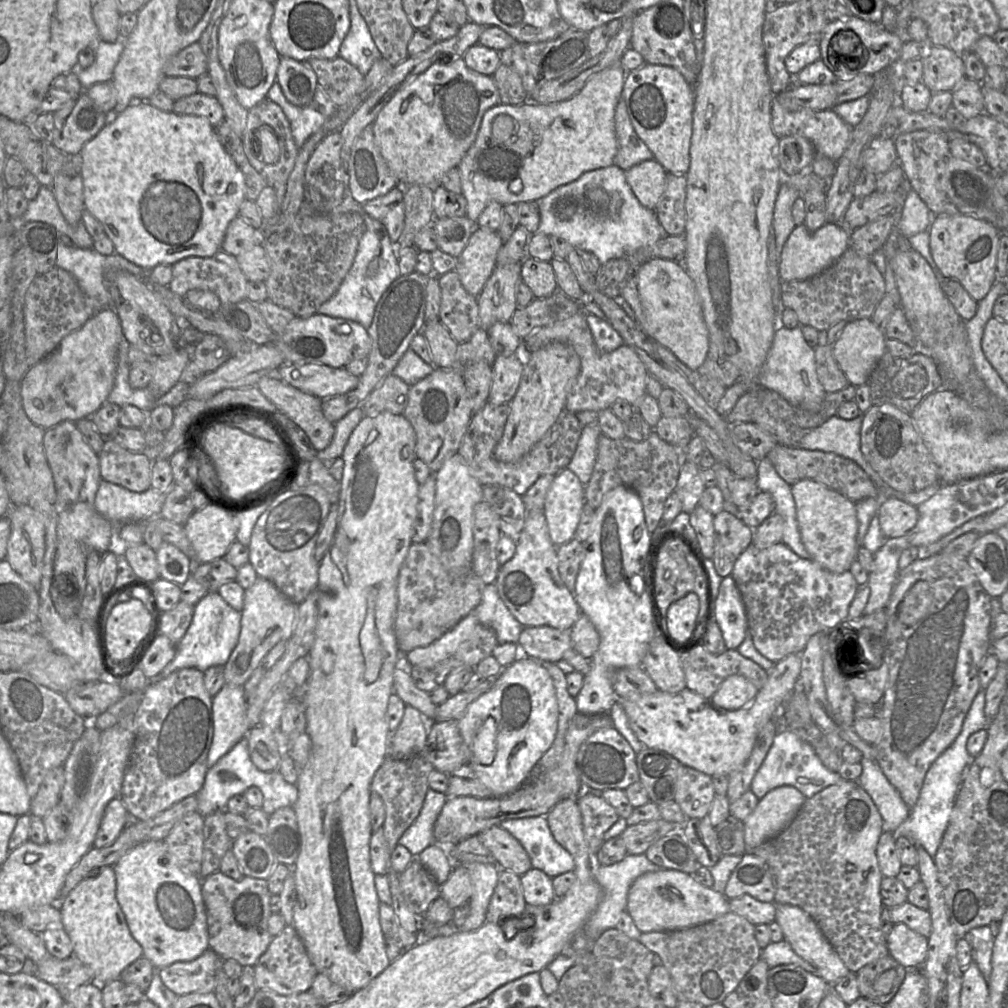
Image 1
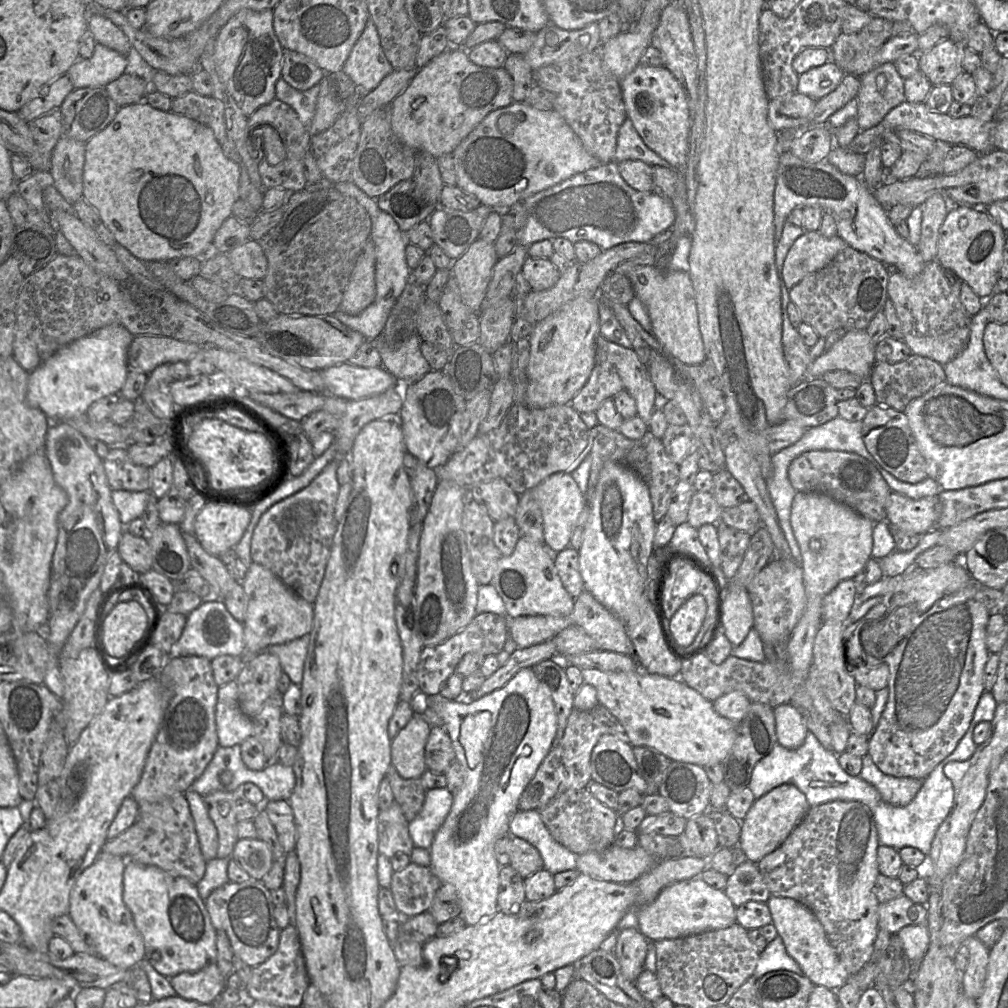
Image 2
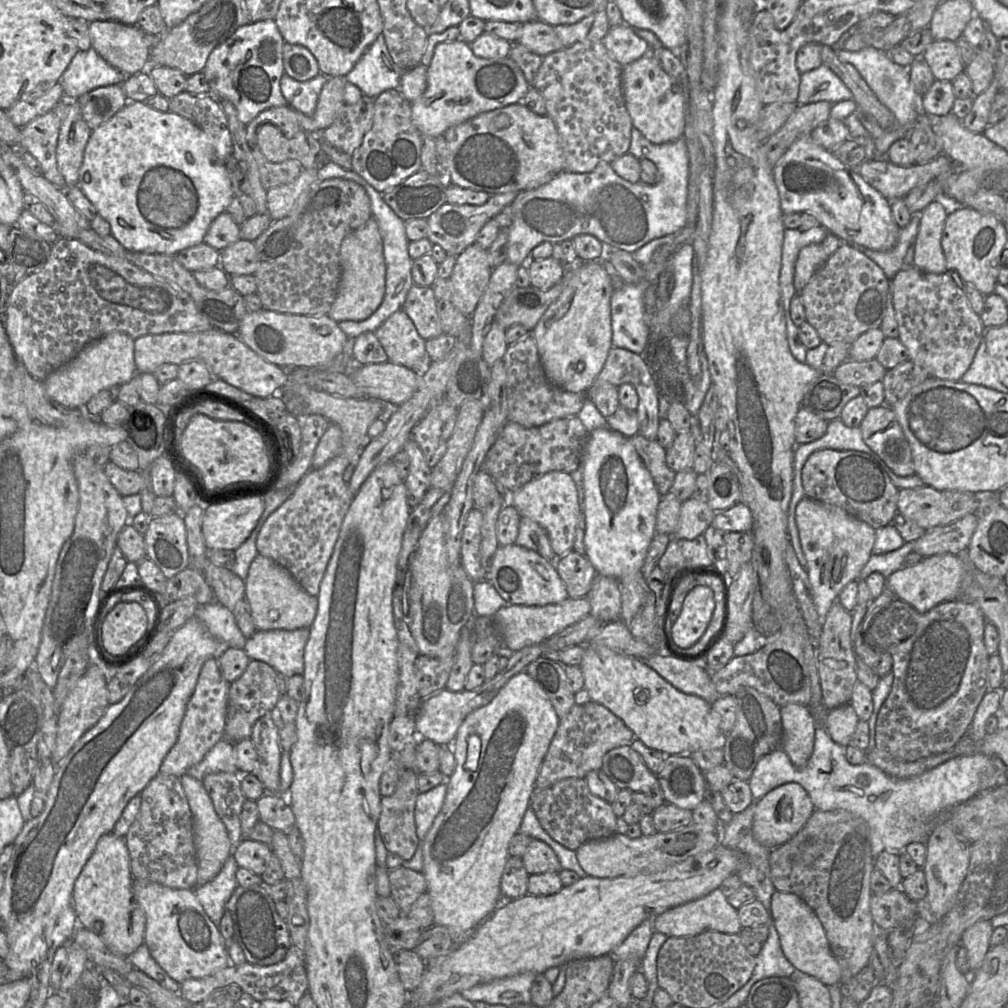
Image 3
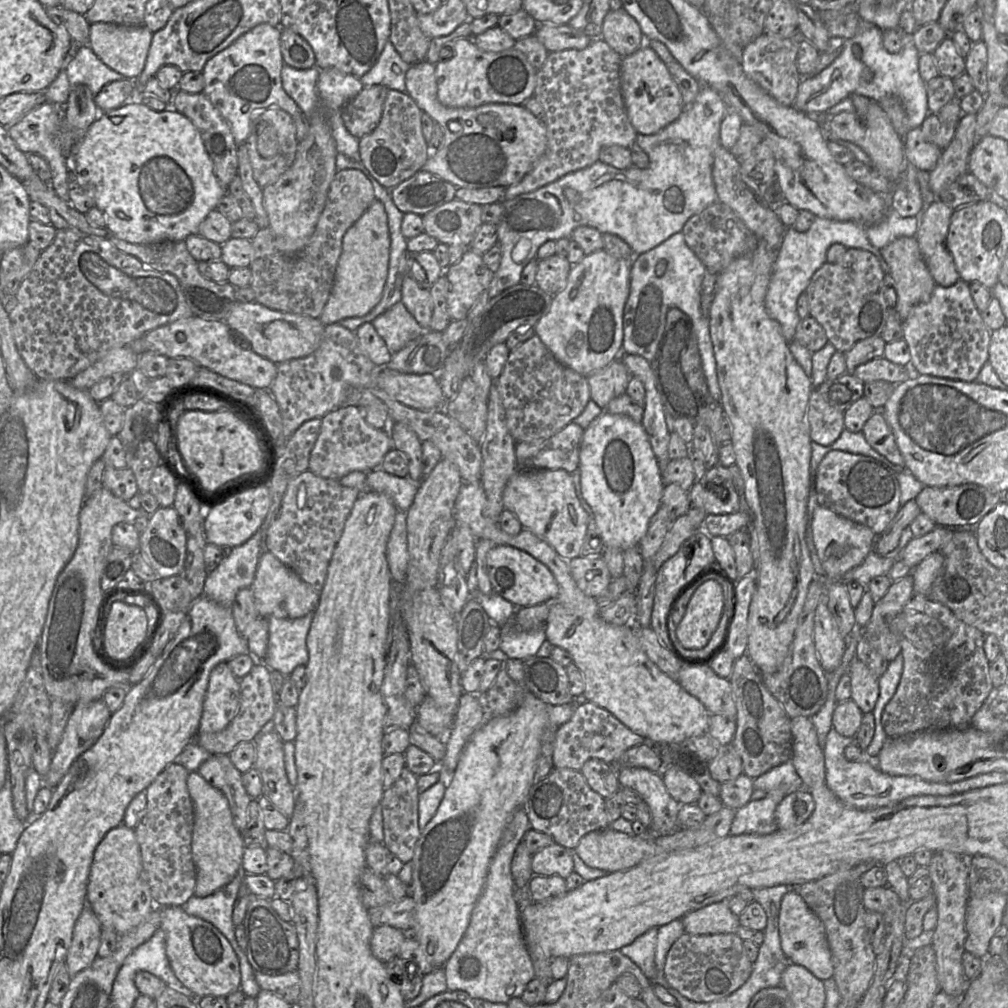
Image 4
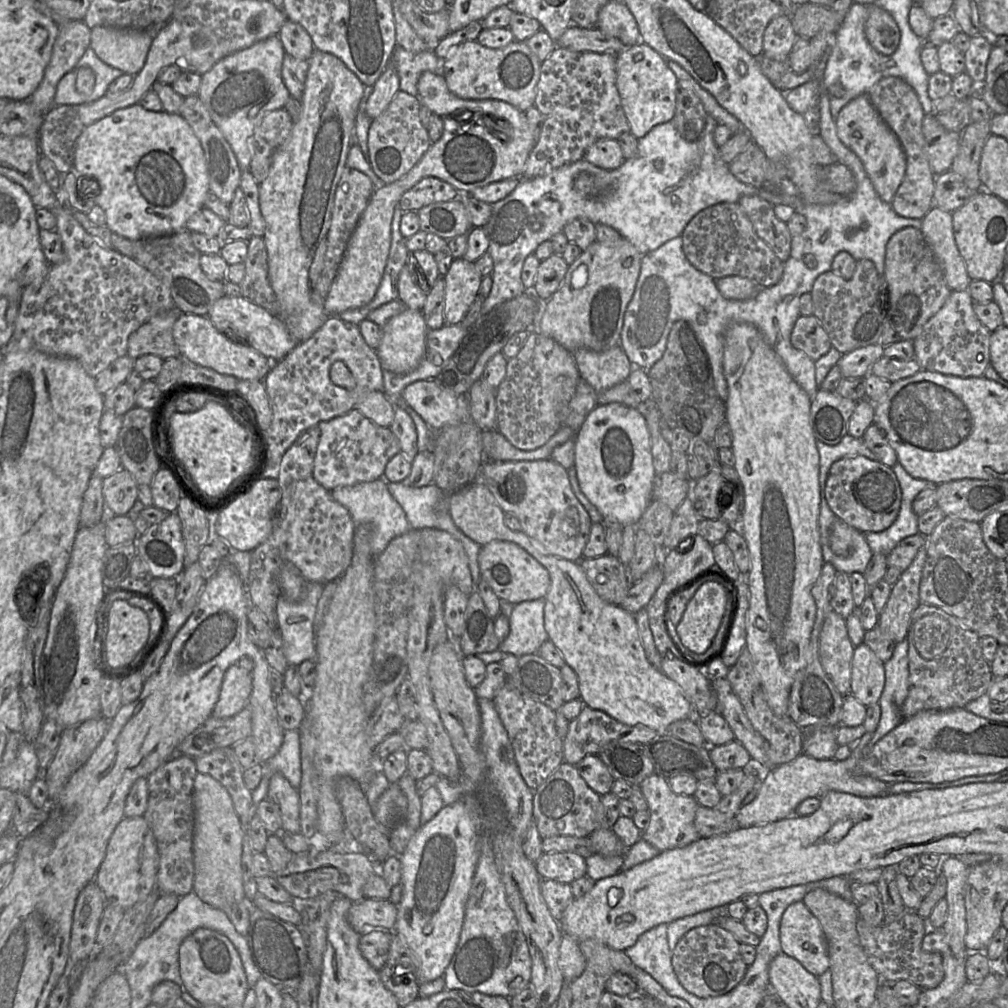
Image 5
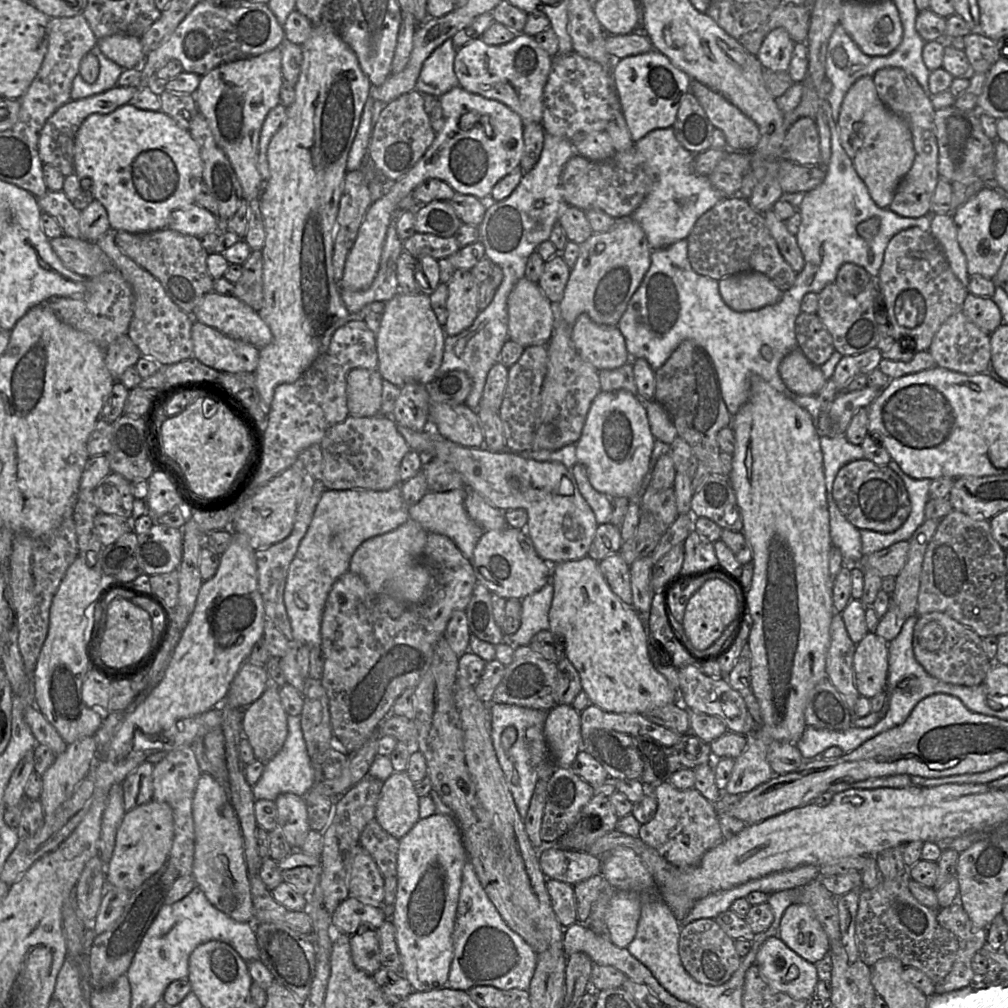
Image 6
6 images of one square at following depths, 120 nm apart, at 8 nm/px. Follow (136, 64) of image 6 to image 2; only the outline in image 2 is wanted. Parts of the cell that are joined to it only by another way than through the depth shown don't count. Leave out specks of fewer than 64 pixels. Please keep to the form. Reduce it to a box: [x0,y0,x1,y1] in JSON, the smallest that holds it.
[88,12,132,56]

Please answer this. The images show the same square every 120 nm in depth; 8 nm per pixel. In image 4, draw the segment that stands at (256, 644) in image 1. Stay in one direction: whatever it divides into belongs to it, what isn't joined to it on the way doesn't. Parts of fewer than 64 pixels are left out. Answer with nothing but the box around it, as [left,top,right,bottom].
[249,551,320,618]

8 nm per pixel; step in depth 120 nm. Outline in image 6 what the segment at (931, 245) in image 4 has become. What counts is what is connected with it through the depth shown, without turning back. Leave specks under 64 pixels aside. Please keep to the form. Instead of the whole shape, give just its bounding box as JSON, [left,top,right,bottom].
[929,214,970,287]

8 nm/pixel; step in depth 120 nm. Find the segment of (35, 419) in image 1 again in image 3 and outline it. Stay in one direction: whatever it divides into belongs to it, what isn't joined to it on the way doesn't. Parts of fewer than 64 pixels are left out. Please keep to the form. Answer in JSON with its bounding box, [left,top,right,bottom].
[42,332,137,408]

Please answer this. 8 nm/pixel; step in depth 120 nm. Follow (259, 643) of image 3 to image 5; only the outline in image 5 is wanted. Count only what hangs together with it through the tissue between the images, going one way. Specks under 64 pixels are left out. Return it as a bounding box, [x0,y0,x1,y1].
[277,582,323,666]

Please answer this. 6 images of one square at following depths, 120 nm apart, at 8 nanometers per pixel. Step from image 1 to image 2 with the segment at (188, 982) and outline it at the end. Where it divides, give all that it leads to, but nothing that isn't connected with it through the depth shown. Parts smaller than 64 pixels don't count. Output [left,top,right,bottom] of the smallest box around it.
[169,964,226,1004]

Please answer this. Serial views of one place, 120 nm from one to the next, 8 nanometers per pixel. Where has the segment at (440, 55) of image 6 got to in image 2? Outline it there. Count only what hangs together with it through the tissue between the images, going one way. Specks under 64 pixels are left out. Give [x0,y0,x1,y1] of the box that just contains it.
[342,19,394,93]

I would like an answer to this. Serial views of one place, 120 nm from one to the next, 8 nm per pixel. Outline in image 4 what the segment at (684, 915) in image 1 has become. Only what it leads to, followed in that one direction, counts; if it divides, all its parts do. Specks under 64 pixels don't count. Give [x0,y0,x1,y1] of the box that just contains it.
[681,899,740,934]

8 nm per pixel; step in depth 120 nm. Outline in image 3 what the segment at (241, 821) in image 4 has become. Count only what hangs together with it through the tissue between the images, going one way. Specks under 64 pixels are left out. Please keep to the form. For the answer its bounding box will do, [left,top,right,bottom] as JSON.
[202,773,246,855]

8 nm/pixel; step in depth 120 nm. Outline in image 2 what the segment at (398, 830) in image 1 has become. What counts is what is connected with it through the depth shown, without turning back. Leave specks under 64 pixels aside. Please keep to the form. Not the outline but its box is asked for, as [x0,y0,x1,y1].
[385,764,427,823]

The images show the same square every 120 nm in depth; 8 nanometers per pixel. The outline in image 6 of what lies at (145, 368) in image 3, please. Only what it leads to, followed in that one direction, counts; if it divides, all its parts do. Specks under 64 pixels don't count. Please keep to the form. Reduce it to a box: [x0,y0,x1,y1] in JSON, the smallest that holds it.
[191,321,258,372]

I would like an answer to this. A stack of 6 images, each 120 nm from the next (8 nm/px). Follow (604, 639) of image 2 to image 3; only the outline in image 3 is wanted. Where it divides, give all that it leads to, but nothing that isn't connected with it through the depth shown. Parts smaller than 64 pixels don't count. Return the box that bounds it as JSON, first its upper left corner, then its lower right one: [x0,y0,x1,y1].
[587,575,621,623]

